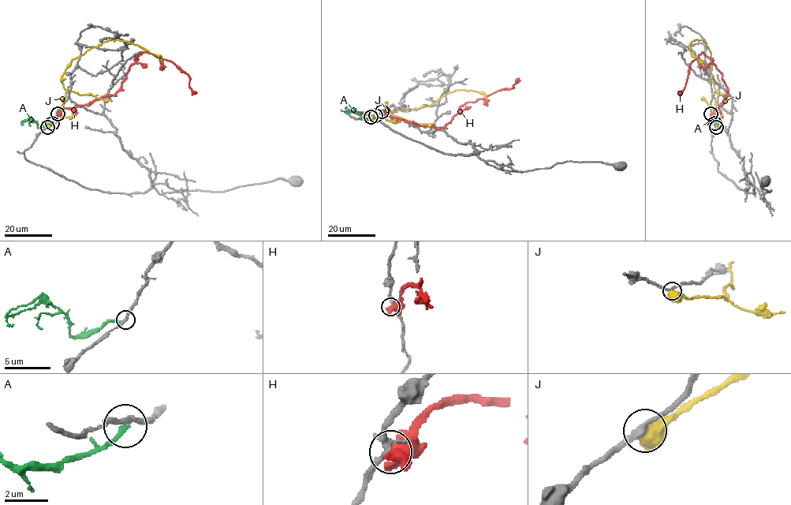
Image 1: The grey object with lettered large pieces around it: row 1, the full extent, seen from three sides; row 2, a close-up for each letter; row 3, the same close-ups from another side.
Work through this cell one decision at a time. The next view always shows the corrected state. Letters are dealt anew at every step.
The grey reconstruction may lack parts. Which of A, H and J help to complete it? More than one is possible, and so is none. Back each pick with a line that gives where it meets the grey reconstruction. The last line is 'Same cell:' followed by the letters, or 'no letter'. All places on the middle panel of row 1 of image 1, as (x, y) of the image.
Same cell: no letter

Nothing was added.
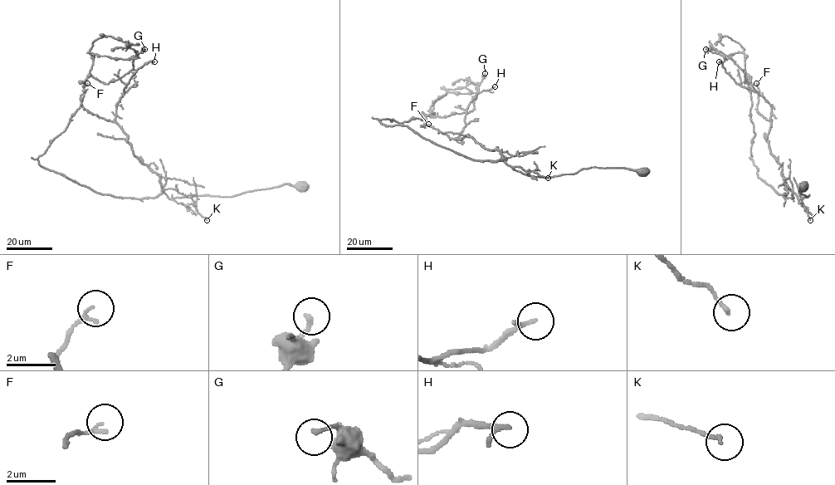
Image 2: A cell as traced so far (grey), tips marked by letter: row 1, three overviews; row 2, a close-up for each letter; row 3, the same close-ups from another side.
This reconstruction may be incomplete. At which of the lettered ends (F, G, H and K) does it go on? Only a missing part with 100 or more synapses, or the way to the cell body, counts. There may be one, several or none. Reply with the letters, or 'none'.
none

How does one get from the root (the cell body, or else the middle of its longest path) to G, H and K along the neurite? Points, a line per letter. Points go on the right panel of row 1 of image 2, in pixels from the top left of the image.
G: (804, 185), (799, 190), (808, 197), (788, 198), (758, 177), (744, 56), (725, 60), (705, 49)
H: (804, 185), (799, 190), (809, 195), (798, 199), (771, 153), (766, 136), (772, 106), (738, 85), (719, 61)
K: (804, 185), (800, 184), (799, 190), (805, 196), (809, 195), (798, 203), (803, 203), (810, 220)

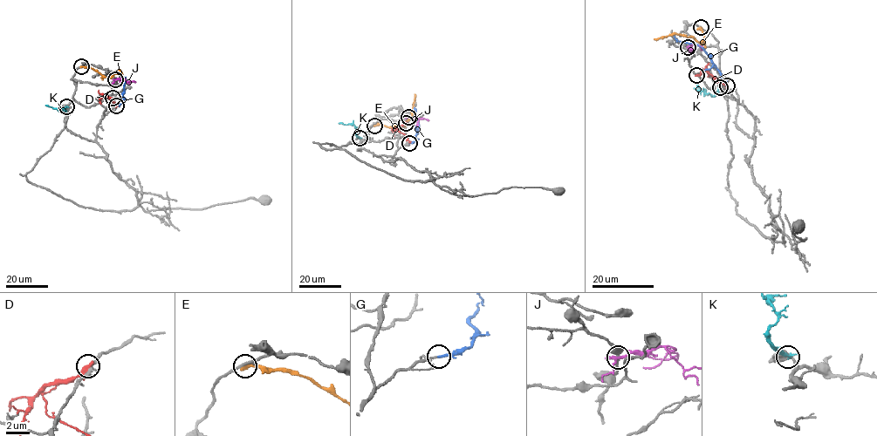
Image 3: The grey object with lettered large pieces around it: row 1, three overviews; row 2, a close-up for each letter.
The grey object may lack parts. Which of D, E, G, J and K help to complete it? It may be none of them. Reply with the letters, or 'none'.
G

